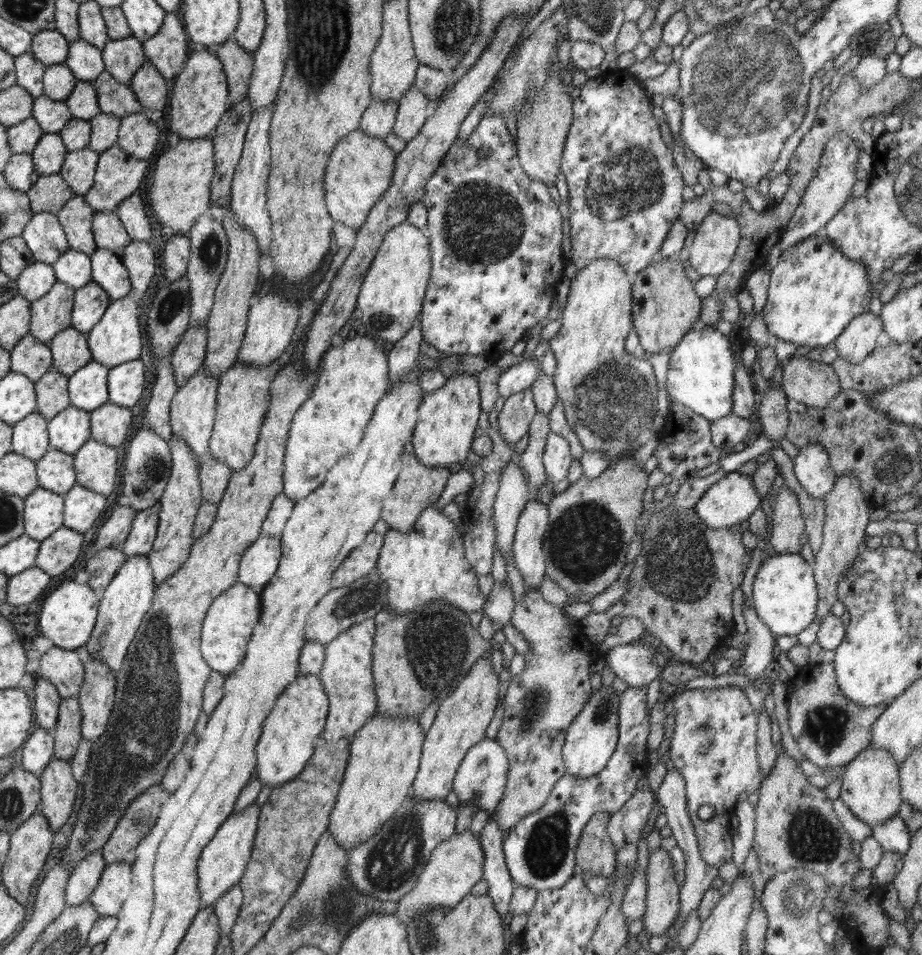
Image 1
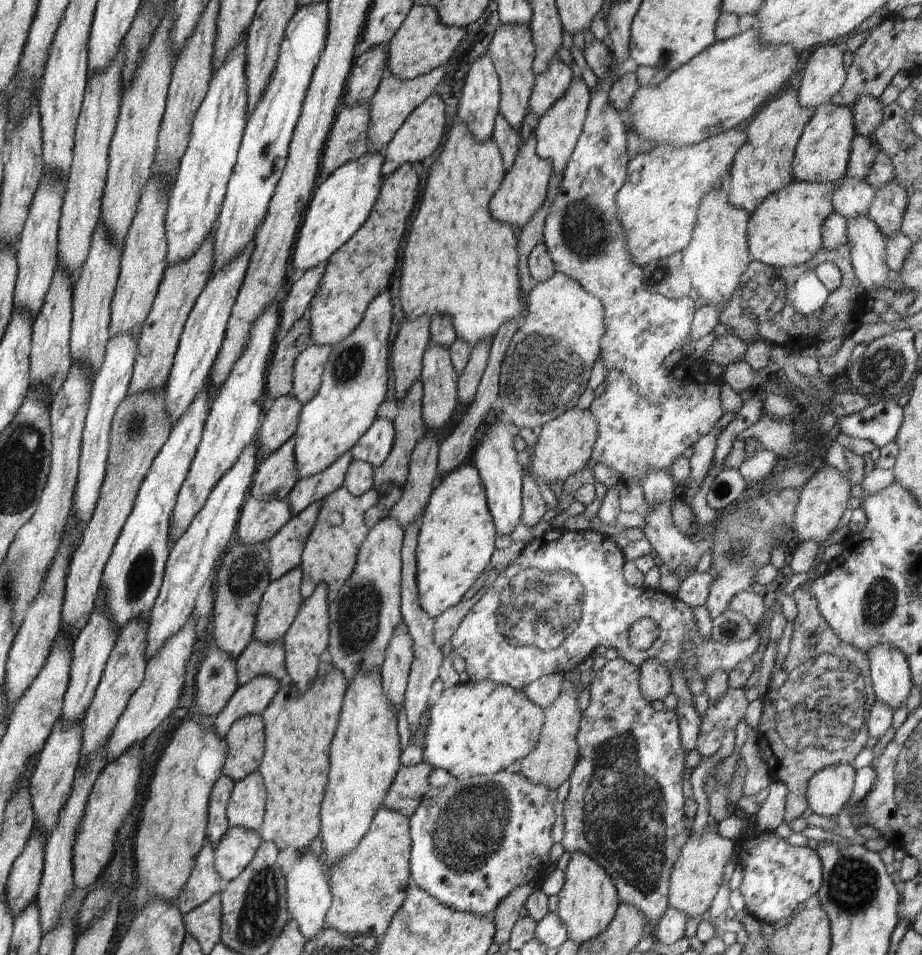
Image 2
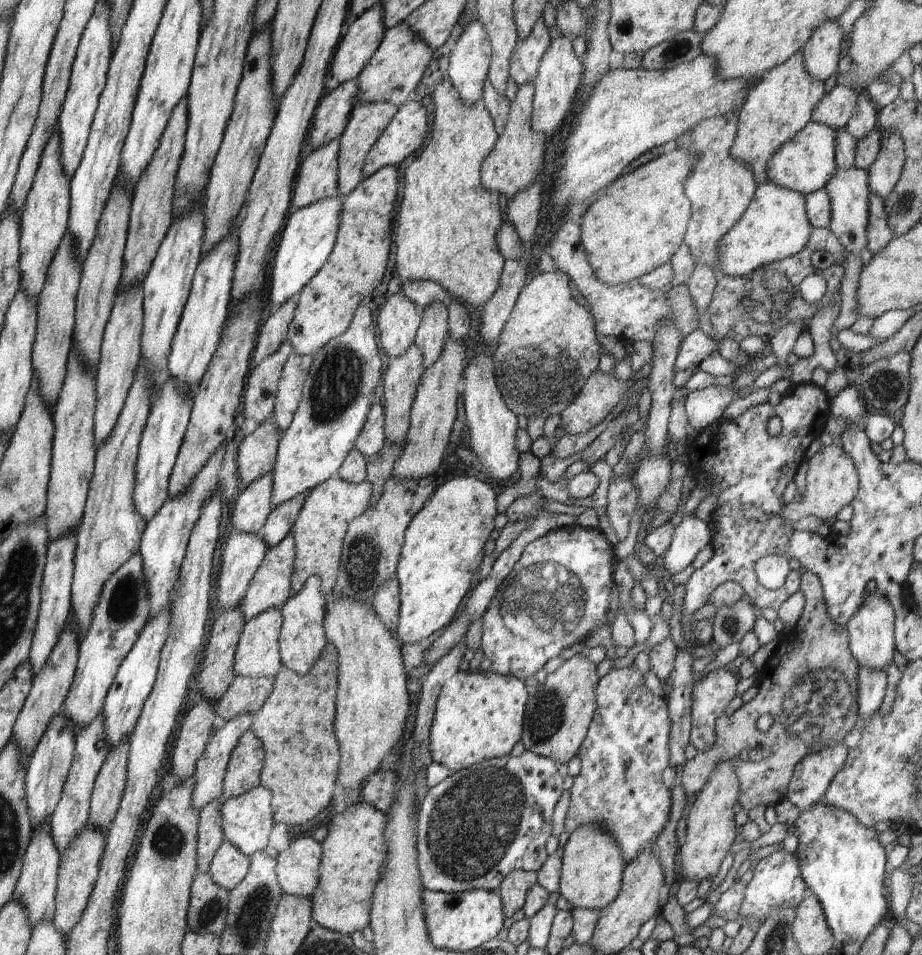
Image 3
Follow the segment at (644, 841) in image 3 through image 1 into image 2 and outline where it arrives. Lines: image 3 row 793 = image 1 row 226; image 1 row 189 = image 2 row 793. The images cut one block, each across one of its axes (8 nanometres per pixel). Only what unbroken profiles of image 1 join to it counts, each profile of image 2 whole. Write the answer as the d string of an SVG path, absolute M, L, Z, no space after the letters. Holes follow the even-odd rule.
M619 656L614 660L607 661L601 670L592 675L588 686L590 704L584 711L584 716L580 719L580 730L576 735L578 748L580 748L578 760L570 775L568 796L563 801L565 829L561 844L564 850L570 852L571 855L574 852L584 852L592 860L596 860L608 873L608 876L613 879L620 901L624 902L624 904L636 906L640 914L646 918L647 923L657 923L669 906L668 895L672 867L681 852L682 846L684 846L684 842L693 834L691 830L693 820L686 818L686 814L684 814L686 801L682 793L682 779L685 771L685 750L682 748L682 744L680 744L680 729L677 714L675 711L669 711L664 708L661 711L655 711L651 703L642 696L639 680L640 668L636 664L632 664L632 662L628 662L628 660L624 660Z

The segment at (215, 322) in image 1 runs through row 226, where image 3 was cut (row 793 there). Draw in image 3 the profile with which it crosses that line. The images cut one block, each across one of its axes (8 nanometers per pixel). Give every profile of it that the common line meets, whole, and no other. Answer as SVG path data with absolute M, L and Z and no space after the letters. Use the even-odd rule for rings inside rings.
M247 730L230 755L223 780L223 800L240 796L261 784L264 756L262 741Z

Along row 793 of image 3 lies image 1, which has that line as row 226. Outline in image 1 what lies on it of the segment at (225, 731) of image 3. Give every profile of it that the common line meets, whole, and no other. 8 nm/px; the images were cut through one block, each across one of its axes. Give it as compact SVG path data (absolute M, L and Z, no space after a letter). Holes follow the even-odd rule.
M209 212L202 213L187 233L190 239L190 260L186 278L190 284L190 323L207 320L213 306L214 294L224 272L228 258L228 238L222 223L212 219Z

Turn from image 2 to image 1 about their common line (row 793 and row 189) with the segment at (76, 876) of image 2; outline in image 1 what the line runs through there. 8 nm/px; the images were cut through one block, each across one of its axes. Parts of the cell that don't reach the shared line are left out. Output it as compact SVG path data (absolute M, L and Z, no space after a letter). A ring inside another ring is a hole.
M114 144L99 153L94 184L84 199L94 212L114 211L140 186L147 165L145 160L133 157Z

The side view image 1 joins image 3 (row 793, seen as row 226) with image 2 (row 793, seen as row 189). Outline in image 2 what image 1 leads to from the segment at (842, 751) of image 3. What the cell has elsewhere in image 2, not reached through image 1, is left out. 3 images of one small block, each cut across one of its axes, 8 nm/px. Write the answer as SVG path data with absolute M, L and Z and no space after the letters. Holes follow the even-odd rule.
M836 764L818 770L808 780L808 806L815 814L836 818L852 796L854 777L852 765Z

